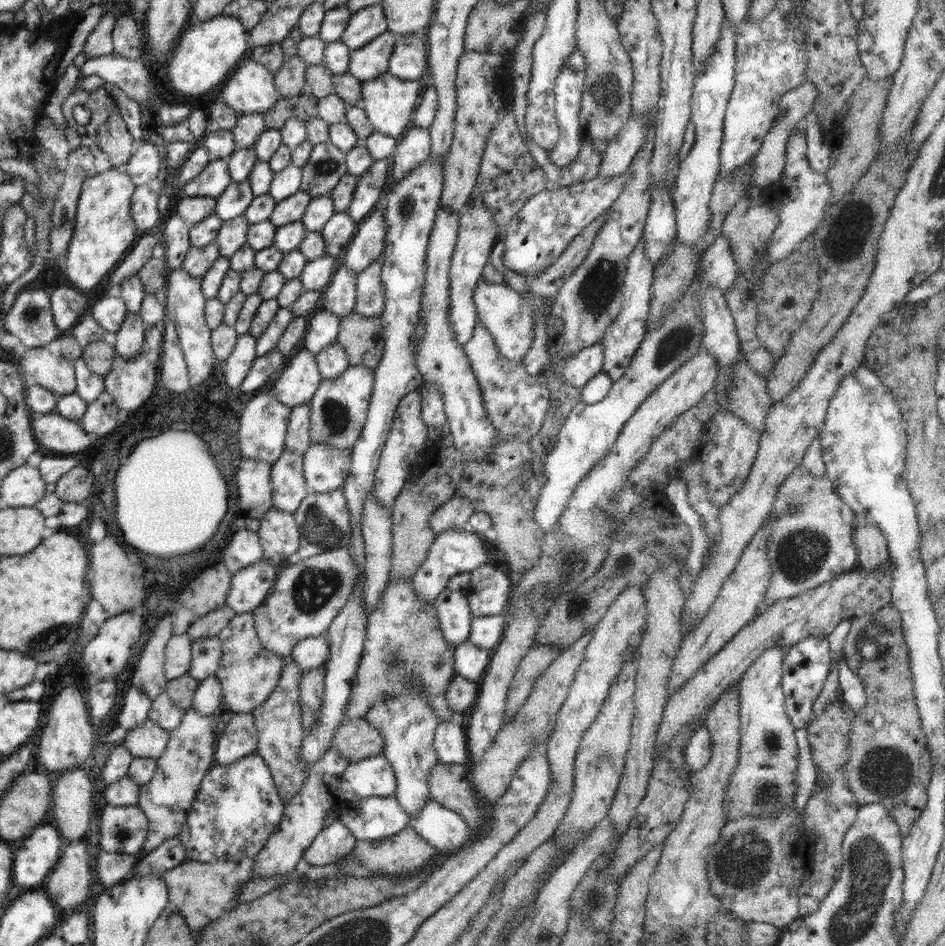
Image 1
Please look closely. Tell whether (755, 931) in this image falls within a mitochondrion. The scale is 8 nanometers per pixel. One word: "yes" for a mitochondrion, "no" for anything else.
no

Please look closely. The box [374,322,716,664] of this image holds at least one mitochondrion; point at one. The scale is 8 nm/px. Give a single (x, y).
(577, 607)

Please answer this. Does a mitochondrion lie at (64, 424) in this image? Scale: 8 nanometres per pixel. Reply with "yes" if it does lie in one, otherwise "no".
no

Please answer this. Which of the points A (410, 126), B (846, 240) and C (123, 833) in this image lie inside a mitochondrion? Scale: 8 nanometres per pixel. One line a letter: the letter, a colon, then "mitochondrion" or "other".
A: other
B: mitochondrion
C: mitochondrion

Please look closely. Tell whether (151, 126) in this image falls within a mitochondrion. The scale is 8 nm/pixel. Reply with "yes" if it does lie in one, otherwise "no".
no

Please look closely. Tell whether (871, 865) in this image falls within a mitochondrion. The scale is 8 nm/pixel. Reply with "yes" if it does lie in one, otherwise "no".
yes

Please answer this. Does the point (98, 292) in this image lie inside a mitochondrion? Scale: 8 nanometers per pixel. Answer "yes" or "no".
no

